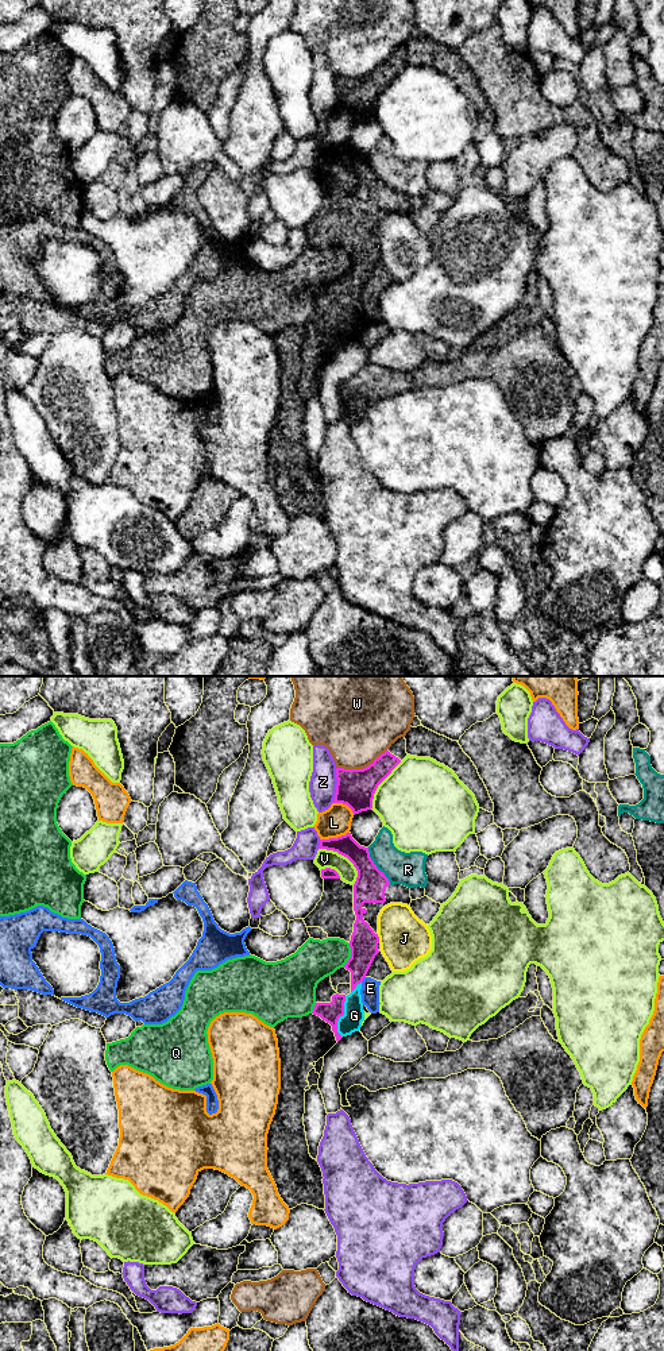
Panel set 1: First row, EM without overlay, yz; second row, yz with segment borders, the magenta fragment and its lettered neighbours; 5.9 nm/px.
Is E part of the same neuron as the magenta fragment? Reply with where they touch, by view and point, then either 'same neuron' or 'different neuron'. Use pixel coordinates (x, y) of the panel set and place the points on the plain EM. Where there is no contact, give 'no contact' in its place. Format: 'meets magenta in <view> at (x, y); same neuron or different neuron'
meets magenta in yz at (363, 286); different neuron

